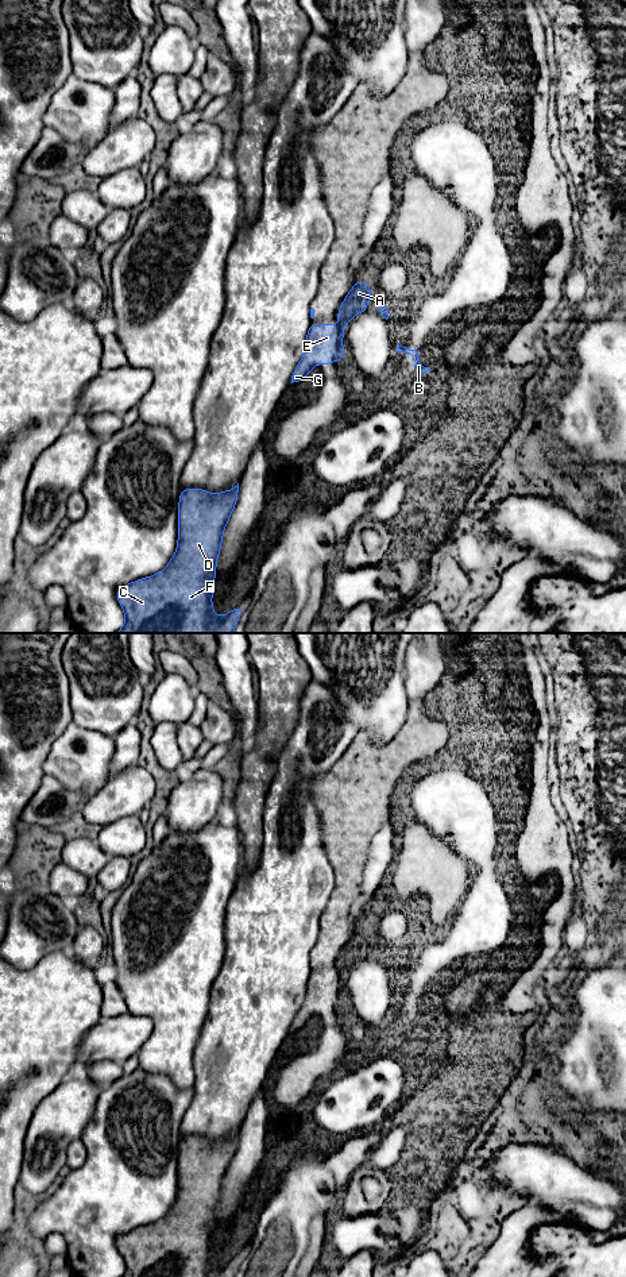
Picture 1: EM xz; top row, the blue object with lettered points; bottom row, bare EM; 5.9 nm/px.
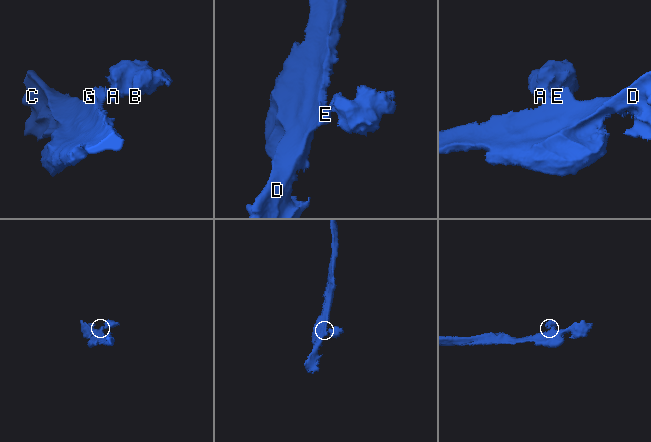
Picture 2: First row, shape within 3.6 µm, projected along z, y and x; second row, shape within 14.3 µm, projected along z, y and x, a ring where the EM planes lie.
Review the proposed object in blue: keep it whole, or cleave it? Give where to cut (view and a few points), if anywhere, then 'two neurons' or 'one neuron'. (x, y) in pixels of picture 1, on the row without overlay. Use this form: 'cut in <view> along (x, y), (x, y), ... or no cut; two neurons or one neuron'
cut in xz along (339, 973), (342, 979); two neurons

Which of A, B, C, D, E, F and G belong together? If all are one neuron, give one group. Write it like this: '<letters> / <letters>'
A B / C D E F G

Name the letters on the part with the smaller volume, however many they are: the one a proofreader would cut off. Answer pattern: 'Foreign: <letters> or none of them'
Foreign: A, B

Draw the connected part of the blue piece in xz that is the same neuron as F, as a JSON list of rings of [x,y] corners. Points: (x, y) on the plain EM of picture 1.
[[[239,1131],[224,1141],[212,1142],[202,1137],[185,1137],[178,1153],[178,1193],[167,1215],[156,1223],[139,1227],[120,1235],[116,1246],[125,1261],[121,1277],[235,1277],[243,1254],[239,1253],[224,1265],[217,1265],[212,1257],[212,1239],[216,1235],[216,1210],[221,1196],[223,1180],[237,1149]]]

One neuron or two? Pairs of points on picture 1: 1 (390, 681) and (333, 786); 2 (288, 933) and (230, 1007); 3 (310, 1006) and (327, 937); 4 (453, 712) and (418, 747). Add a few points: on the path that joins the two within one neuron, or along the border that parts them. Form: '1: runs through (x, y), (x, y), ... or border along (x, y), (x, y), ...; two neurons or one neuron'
1: border along (360, 732), (377, 745), (387, 743), (394, 736); two neurons
2: runs through (269, 952), (267, 961), (246, 983), (246, 988); one neuron
3: runs through (324, 988), (325, 955); one neuron
4: border along (421, 699), (425, 710), (441, 721), (449, 732); two neurons

